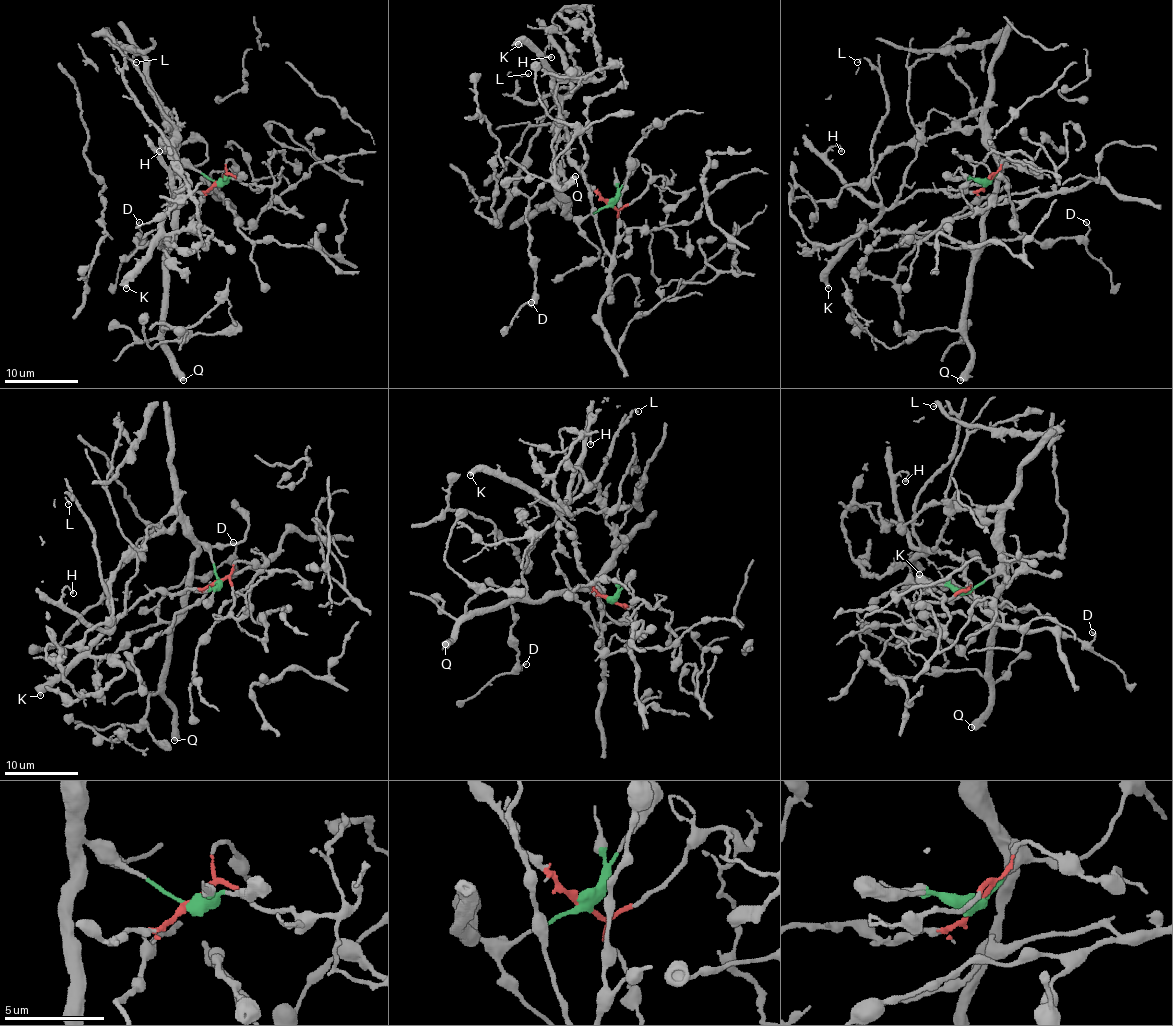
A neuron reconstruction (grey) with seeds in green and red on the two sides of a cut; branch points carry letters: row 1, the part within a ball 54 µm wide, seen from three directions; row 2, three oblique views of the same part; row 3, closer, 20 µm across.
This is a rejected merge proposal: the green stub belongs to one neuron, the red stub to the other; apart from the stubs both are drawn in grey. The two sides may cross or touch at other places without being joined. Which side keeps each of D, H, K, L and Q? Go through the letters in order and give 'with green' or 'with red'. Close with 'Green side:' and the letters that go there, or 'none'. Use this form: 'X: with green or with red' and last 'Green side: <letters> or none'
D: with green
H: with red
K: with red
L: with red
Q: with green
Green side: D, Q

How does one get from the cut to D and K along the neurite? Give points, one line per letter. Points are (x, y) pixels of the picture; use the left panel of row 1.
D: (219, 181), (180, 161), (173, 187), (171, 248), (138, 246), (138, 237), (139, 242), (143, 238), (139, 222)
K: (219, 181), (206, 190), (185, 194), (176, 190), (171, 200), (171, 211), (150, 253), (126, 288)

